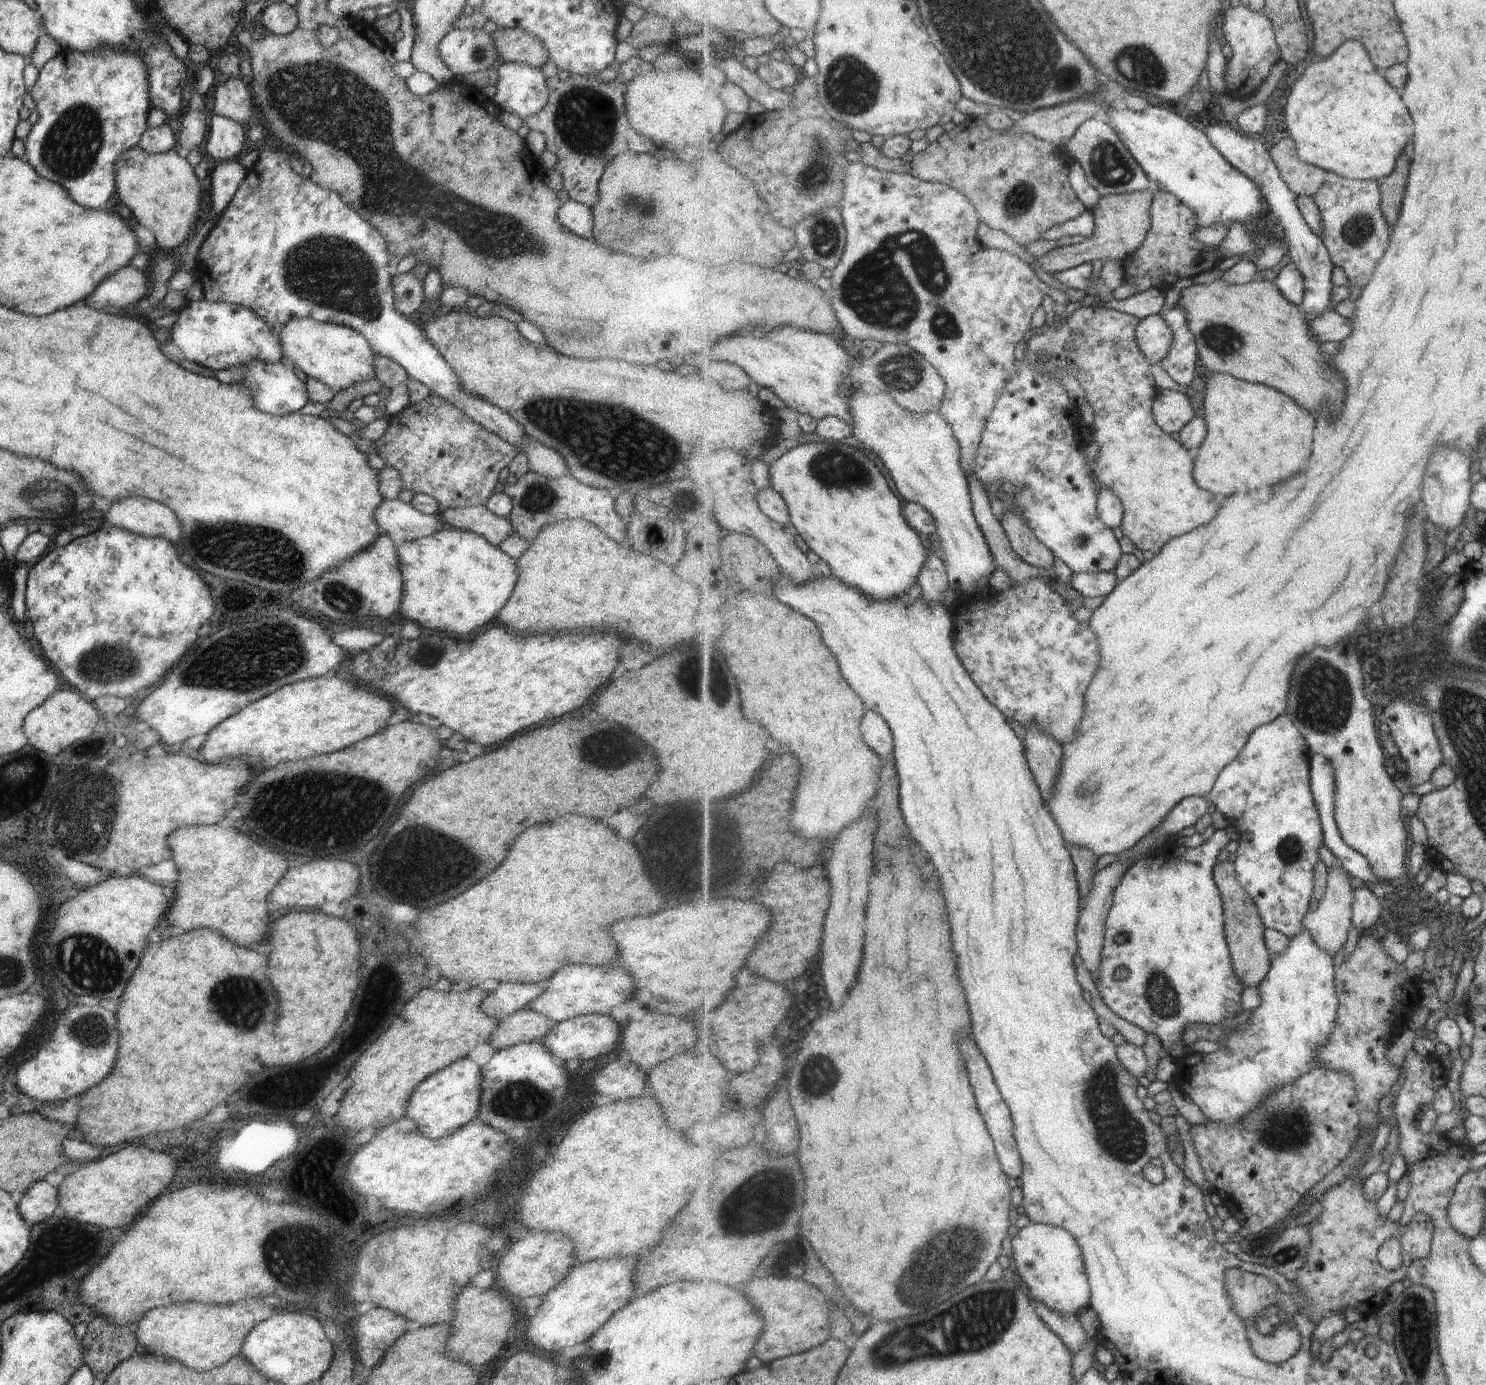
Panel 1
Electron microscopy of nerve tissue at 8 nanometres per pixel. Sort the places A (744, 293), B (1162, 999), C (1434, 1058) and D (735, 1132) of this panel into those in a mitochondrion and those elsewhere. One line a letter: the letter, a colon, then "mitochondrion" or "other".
A: other
B: mitochondrion
C: other
D: other

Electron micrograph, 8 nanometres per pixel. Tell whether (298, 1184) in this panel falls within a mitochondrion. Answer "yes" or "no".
no

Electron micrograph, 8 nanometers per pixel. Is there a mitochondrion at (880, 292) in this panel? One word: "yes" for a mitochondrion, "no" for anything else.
yes

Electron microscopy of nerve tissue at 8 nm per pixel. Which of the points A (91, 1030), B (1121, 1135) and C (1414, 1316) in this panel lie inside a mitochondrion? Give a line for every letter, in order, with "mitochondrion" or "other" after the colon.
A: mitochondrion
B: mitochondrion
C: mitochondrion

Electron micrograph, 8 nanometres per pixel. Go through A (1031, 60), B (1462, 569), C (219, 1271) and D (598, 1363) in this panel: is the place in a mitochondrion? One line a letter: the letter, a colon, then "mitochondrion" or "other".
A: mitochondrion
B: other
C: other
D: mitochondrion

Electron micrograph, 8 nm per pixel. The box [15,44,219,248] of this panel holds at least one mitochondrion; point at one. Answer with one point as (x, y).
(74, 141)

